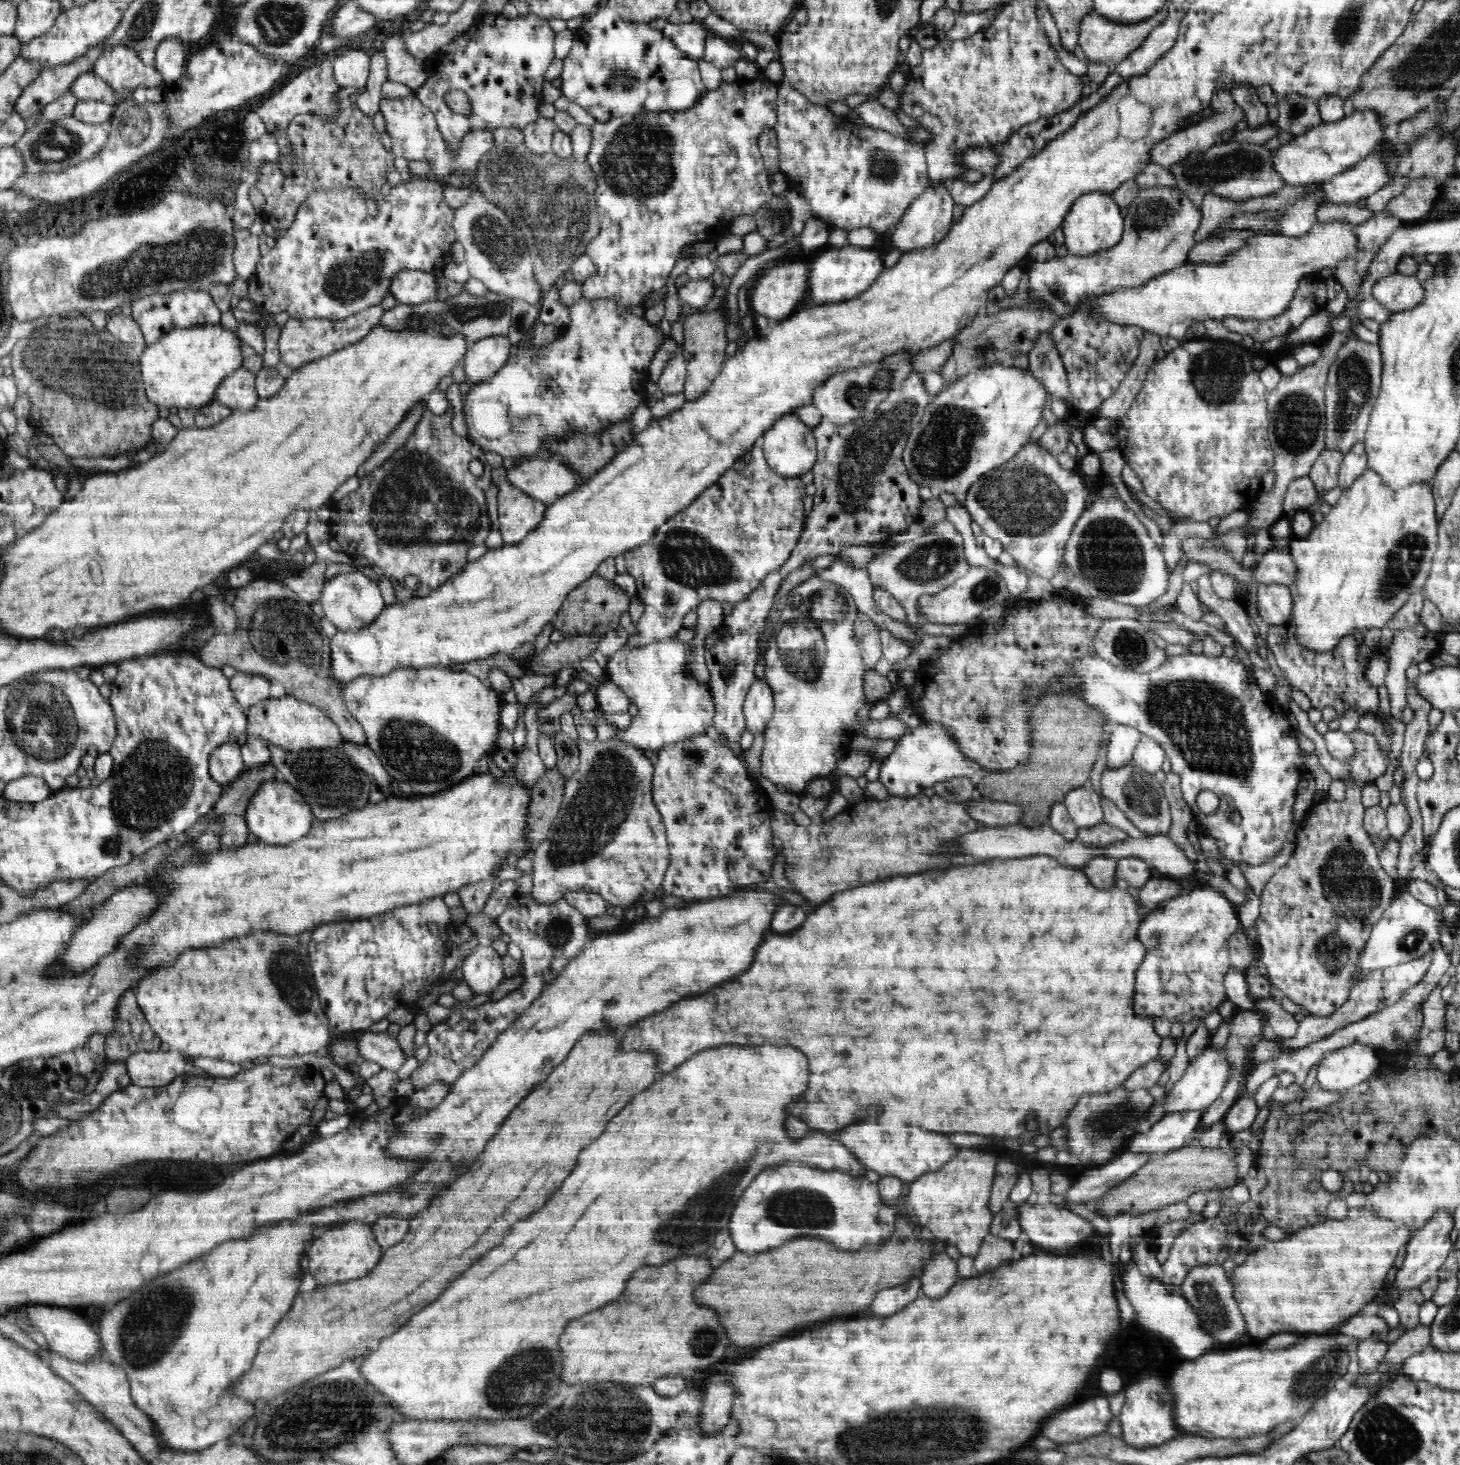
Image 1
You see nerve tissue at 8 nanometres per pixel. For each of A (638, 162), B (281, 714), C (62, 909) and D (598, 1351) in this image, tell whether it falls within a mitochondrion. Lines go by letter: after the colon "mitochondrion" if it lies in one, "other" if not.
A: mitochondrion
B: other
C: other
D: other

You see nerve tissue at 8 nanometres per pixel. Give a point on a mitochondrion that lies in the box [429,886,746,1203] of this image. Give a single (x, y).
(559, 931)

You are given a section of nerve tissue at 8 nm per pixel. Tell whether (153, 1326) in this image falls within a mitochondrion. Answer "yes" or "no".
yes

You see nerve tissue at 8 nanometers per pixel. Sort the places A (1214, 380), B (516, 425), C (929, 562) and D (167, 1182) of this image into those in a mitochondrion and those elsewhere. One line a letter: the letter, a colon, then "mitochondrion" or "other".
A: mitochondrion
B: mitochondrion
C: mitochondrion
D: other

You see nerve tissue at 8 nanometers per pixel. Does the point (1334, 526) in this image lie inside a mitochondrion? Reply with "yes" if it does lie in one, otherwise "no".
no

